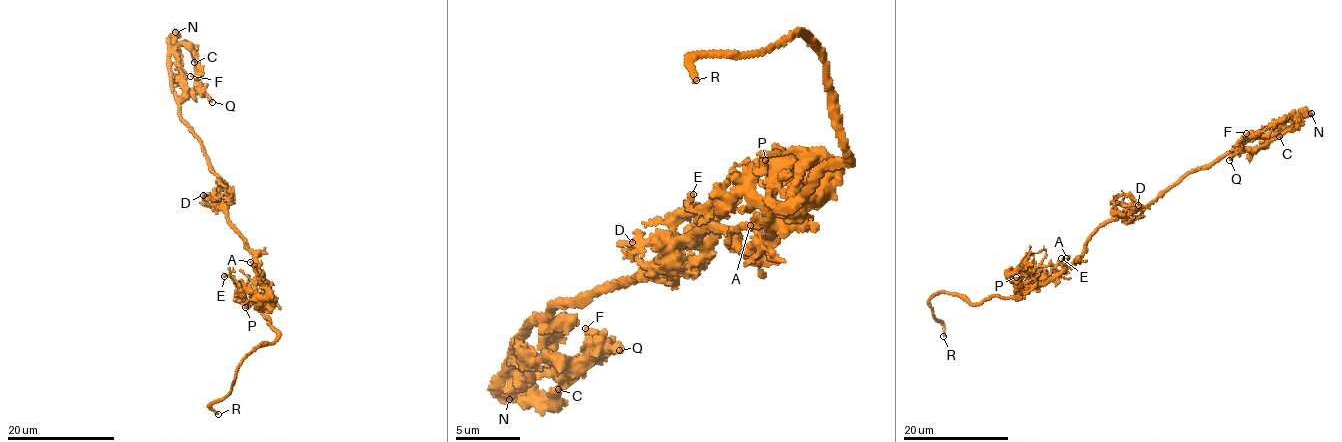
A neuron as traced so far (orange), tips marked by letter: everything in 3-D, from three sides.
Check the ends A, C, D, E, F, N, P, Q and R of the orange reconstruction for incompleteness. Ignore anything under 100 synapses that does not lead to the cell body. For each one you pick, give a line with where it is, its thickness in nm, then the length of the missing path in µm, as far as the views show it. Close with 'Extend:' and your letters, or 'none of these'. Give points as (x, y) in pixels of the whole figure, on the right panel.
R: (943, 336) | 340 nm | 15 µm
Extend: R

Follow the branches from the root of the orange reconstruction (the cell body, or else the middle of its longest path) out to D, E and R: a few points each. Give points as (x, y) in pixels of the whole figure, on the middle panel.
D: (705, 230), (692, 232), (673, 246), (673, 260), (665, 267), (641, 265), (635, 257), (632, 242)
E: (705, 230), (722, 230), (738, 248), (745, 249), (770, 232), (743, 194), (692, 211), (688, 197), (693, 194)
R: (705, 230), (749, 248), (769, 236), (771, 213), (847, 151), (822, 50), (802, 34), (691, 60), (696, 80)

